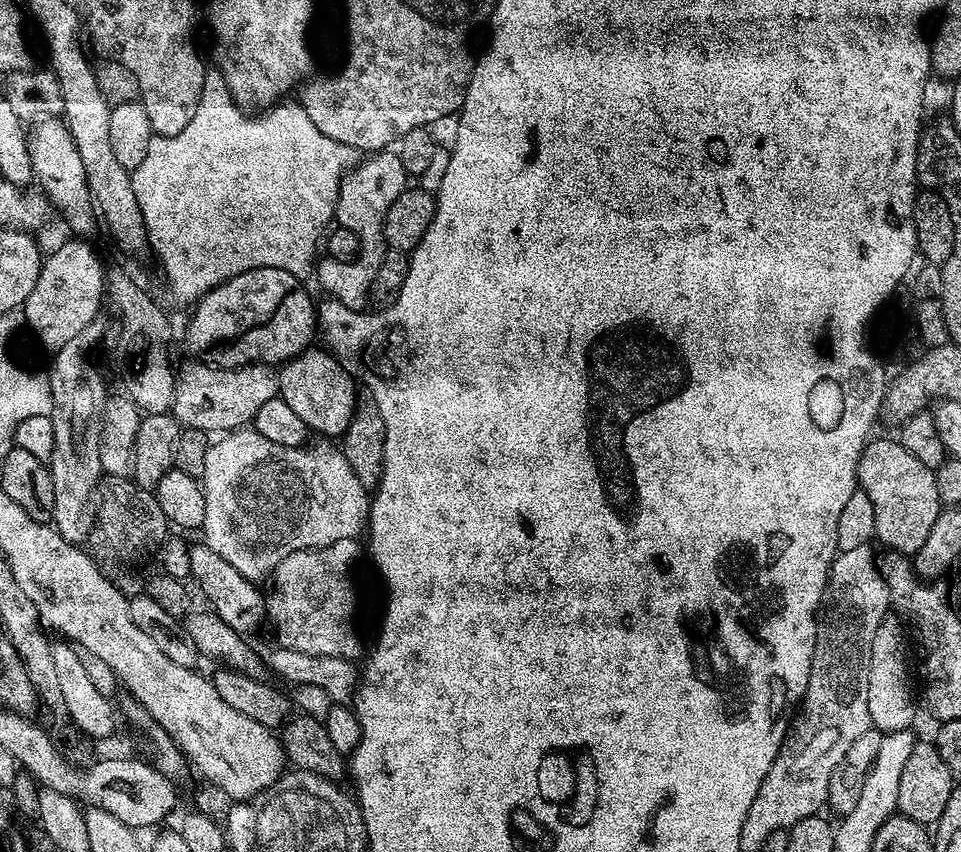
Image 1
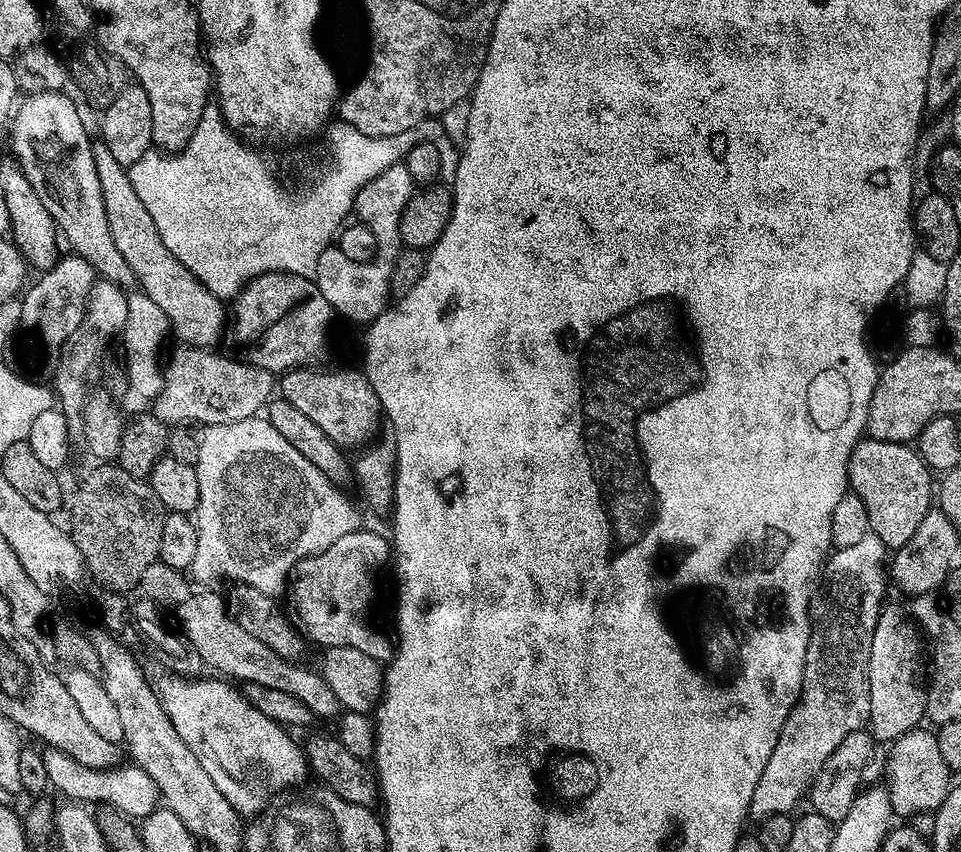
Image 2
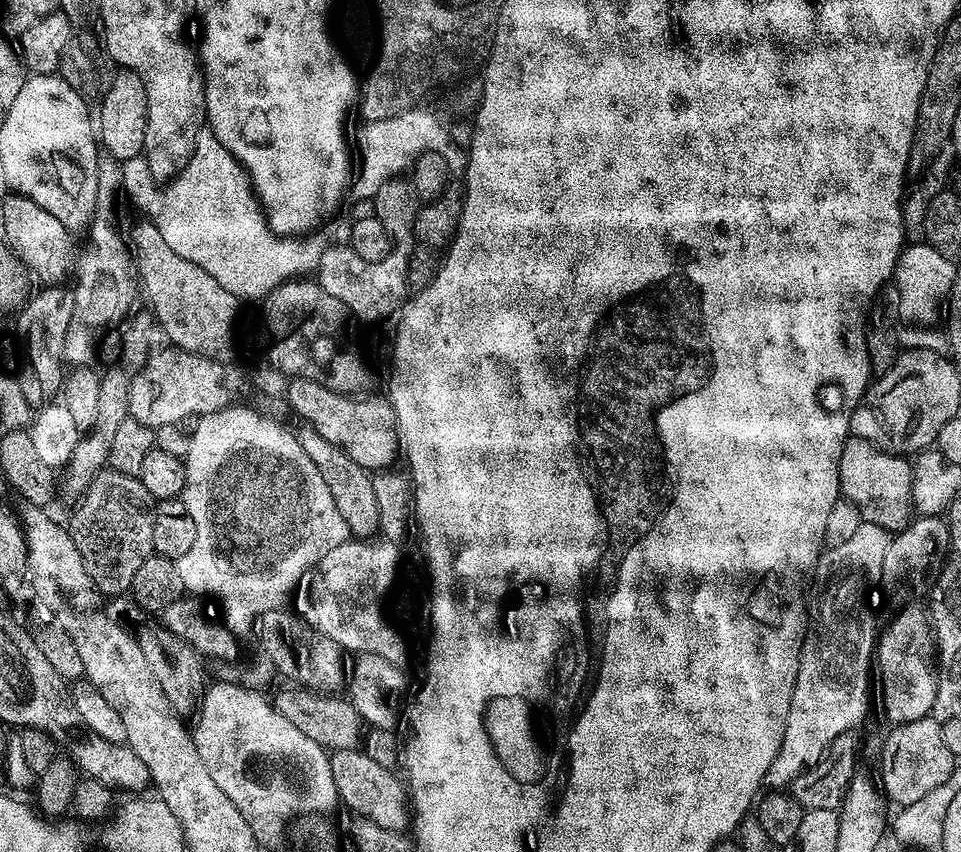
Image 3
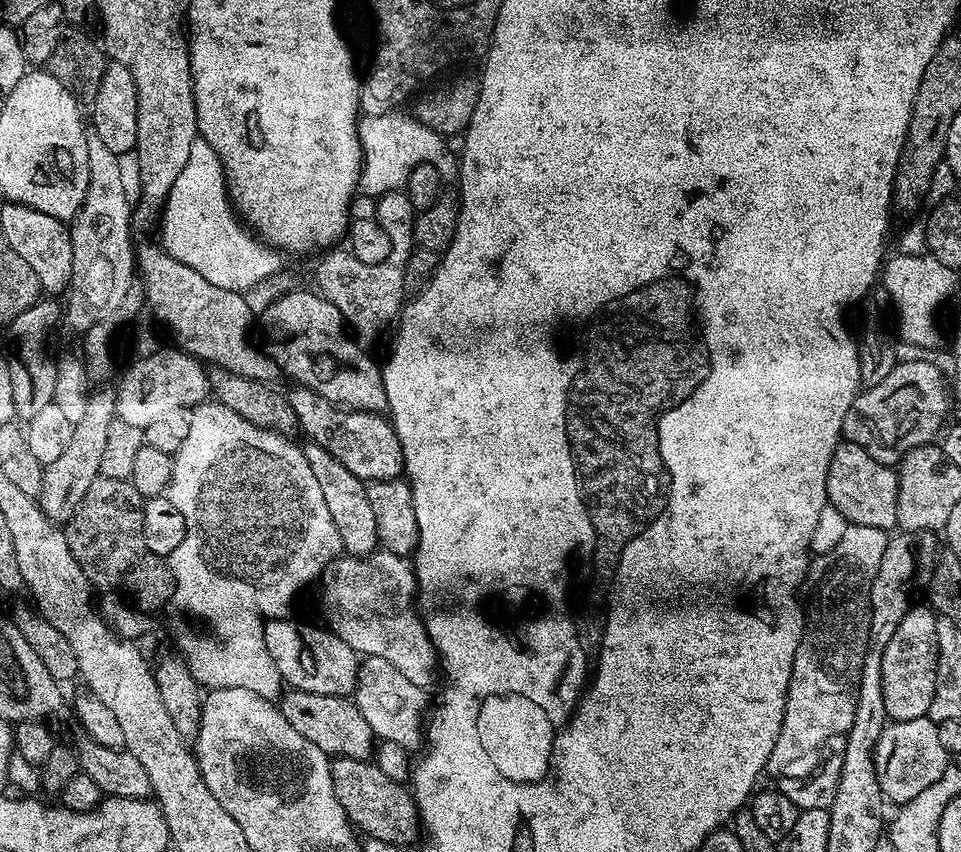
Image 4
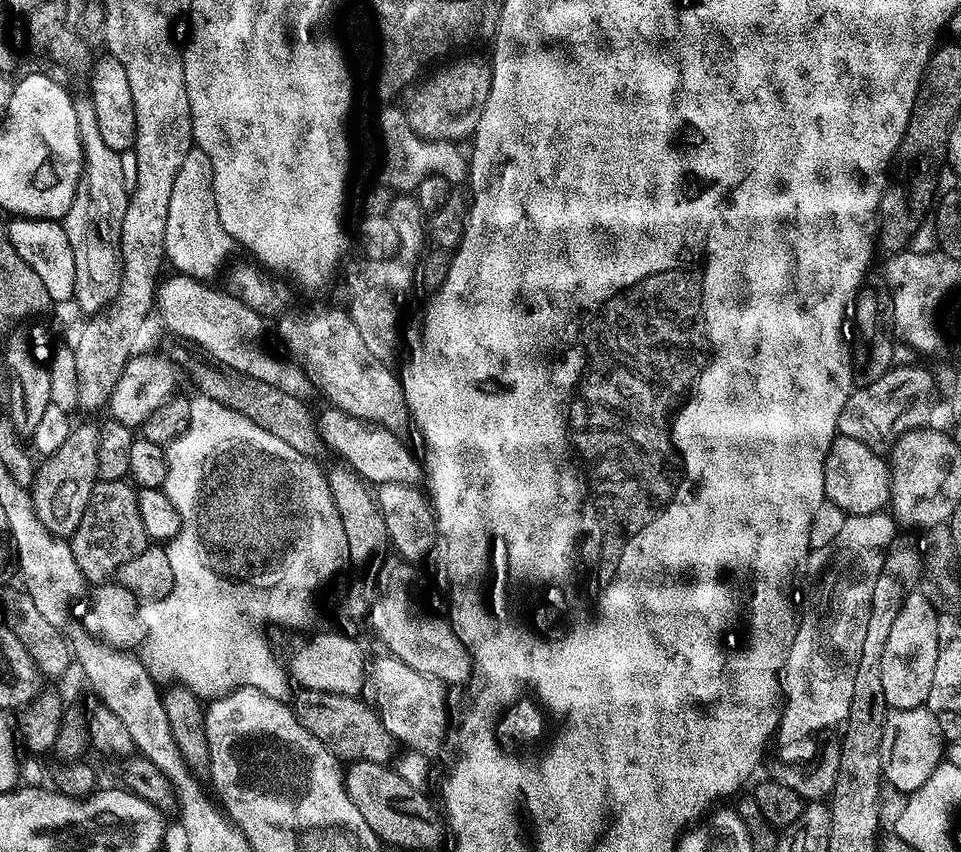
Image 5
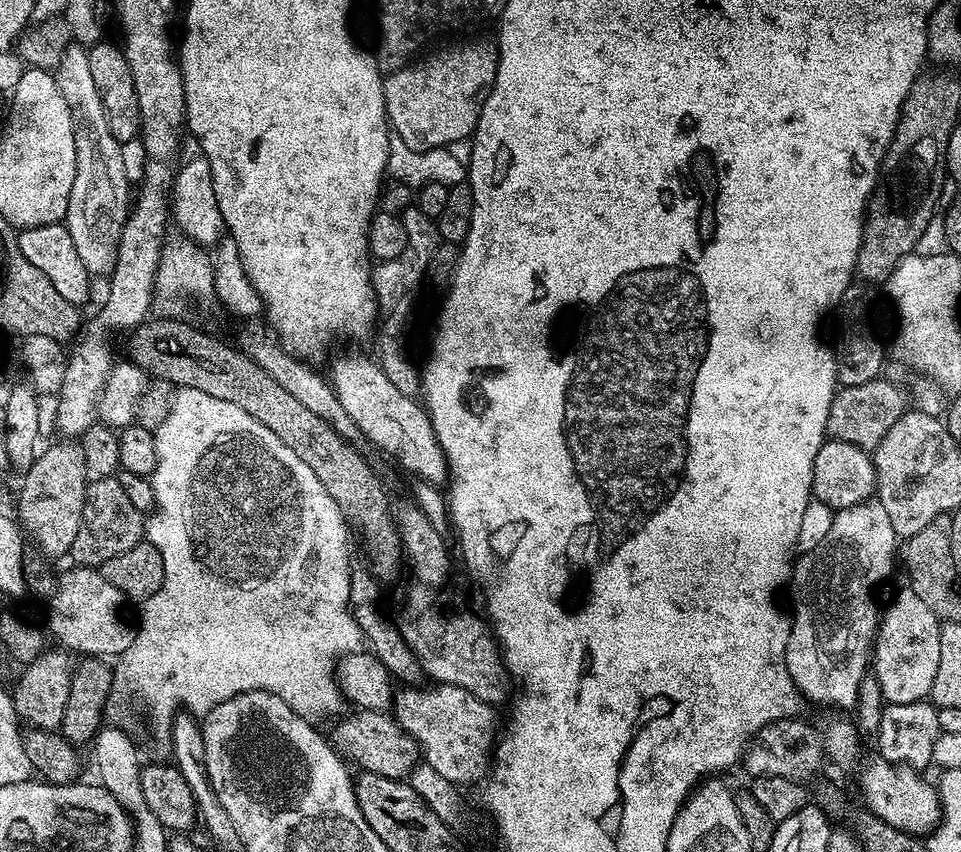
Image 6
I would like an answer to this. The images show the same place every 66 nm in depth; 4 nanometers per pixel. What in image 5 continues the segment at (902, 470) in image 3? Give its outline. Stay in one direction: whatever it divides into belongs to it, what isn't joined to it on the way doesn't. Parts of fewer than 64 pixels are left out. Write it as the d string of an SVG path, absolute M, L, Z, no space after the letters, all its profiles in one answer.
M837 435L824 463L824 495L827 503L838 506L848 516L881 511L892 495L888 460L881 453L870 451L862 442L854 442L854 438Z

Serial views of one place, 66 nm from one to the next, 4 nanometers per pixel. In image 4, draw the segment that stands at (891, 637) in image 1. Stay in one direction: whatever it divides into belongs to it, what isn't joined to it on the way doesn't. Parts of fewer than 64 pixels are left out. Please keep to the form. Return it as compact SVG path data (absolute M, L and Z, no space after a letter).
M924 603L925 605L918 604L909 607L907 614L902 618L902 622L898 622L898 628L894 630L894 636L890 638L890 642L882 654L882 698L889 721L927 716L930 710L930 702L934 702L936 663L940 657L936 643L938 616L927 603Z

